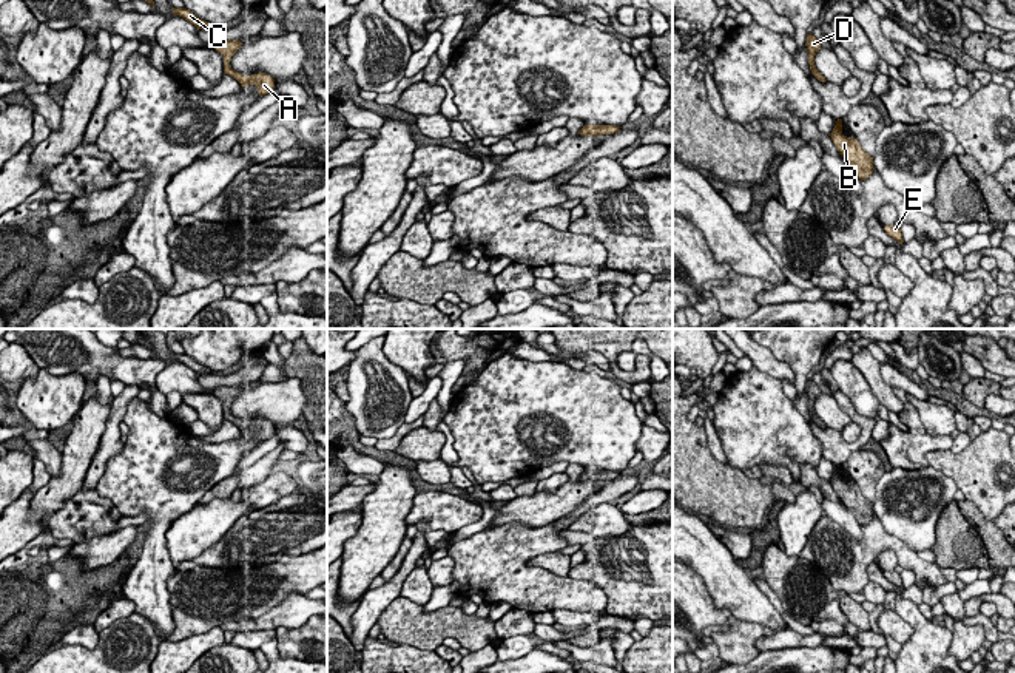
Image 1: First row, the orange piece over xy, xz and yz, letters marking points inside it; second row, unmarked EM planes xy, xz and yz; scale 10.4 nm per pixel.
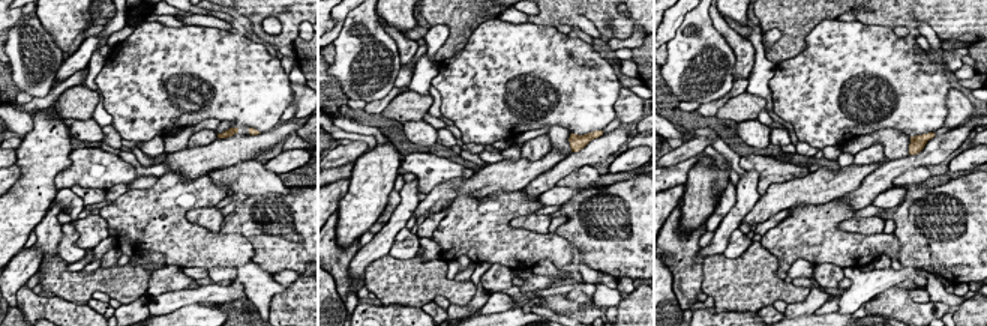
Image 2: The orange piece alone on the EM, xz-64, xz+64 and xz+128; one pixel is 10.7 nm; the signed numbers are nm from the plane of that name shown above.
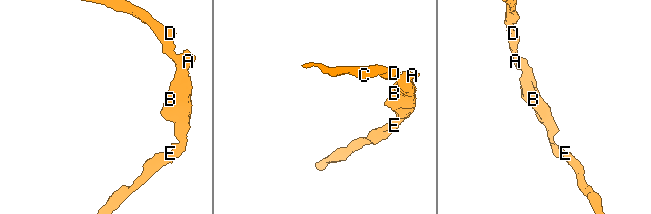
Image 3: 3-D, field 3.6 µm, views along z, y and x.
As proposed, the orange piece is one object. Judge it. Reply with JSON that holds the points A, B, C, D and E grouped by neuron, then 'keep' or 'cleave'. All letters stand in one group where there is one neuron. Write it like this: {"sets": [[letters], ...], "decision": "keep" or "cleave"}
{"sets": [["A", "B", "C", "D", "E"]], "decision": "keep"}

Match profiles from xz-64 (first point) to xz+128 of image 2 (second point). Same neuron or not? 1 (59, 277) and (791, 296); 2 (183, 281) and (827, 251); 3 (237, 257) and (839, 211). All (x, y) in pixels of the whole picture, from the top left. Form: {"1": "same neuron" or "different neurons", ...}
{"1": "same neuron", "2": "different neurons", "3": "same neuron"}

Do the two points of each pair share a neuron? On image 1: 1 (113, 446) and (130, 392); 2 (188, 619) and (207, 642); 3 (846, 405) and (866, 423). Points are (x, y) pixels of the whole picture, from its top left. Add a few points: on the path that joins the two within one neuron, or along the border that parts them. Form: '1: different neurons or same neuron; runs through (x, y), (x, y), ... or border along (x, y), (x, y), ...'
1: same neuron; runs through (113, 432), (118, 406)
2: different neurons; border along (219, 625), (176, 641), (167, 641)
3: same neuron; runs through (849, 409), (861, 420)

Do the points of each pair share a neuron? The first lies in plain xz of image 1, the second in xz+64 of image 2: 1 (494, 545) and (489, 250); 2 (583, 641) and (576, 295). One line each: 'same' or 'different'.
1: same
2: same

